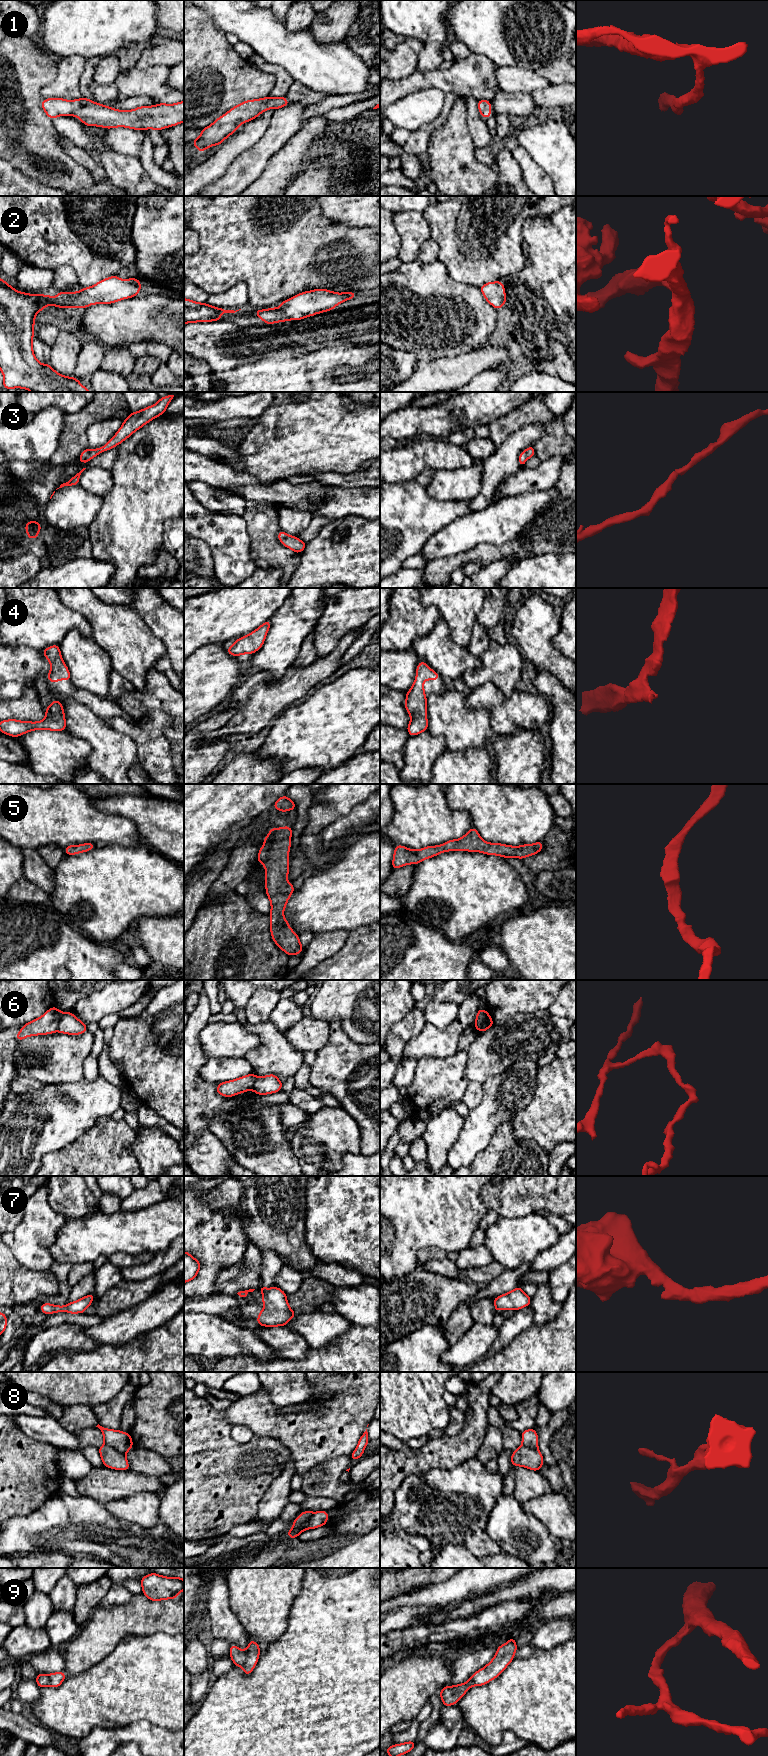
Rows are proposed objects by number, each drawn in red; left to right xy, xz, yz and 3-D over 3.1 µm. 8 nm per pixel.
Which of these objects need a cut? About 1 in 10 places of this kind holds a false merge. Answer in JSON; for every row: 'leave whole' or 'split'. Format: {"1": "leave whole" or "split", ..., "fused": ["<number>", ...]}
{"1": "leave whole", "2": "leave whole", "3": "leave whole", "4": "leave whole", "5": "leave whole", "6": "split", "7": "leave whole", "8": "split", "9": "leave whole", "fused": ["6", "8"]}

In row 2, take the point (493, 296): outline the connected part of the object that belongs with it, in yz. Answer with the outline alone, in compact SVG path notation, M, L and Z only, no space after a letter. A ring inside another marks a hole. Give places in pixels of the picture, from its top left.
M502 281L488 282L480 286L480 290L486 301L496 310L506 303L505 288Z

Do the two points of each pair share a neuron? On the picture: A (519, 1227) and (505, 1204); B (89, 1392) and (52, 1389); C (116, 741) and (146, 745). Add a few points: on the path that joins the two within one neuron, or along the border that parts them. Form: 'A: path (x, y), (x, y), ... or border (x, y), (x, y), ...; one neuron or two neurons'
A: border (536, 1212), (531, 1212), (521, 1217), (499, 1217); two neurons
B: path (80, 1389), (61, 1389); one neuron
C: border (115, 729), (132, 739), (136, 745), (137, 762); two neurons

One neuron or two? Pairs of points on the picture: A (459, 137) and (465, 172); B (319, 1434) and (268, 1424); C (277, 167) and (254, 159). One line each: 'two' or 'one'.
A: one
B: one
C: two

